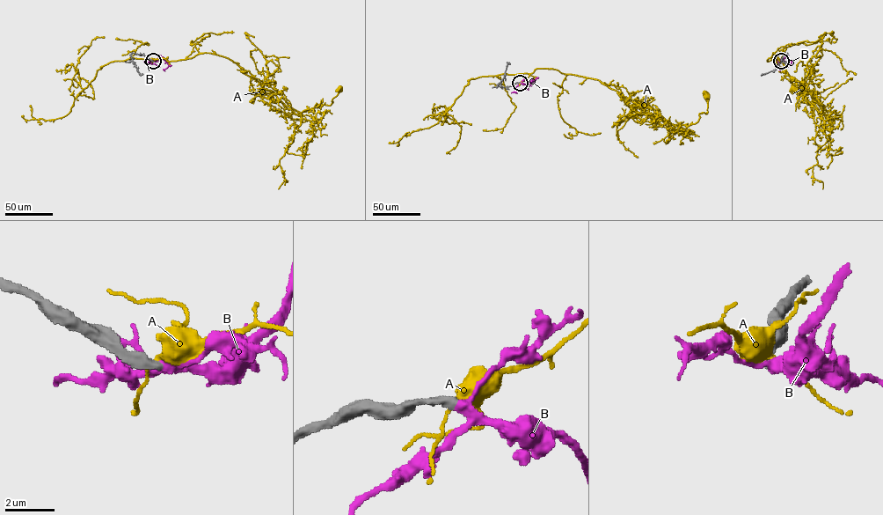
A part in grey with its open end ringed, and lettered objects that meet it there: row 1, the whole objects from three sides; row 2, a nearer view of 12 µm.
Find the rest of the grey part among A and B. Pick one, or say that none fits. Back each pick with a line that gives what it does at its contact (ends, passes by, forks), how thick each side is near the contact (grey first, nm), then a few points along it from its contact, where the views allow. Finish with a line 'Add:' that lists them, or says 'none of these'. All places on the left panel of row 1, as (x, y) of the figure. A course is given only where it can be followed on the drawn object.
B: It forks there. Thickness 400 nm (grey) against 300 nm. Its course: (153, 61), (158, 56), (164, 60), (168, 65), (164, 69)
Add: B

